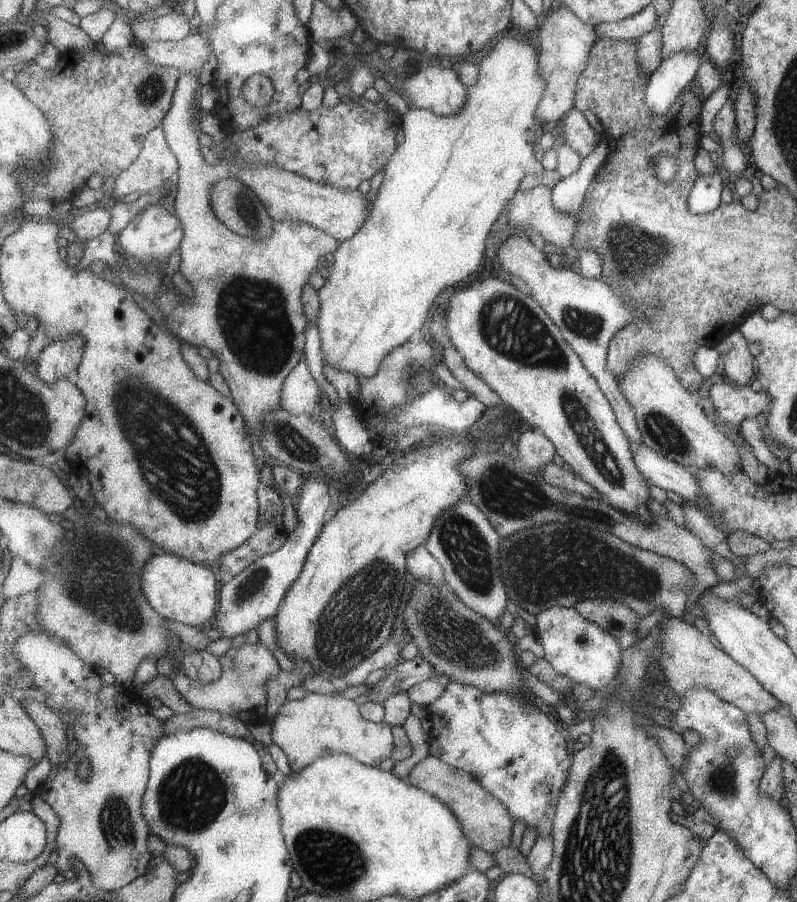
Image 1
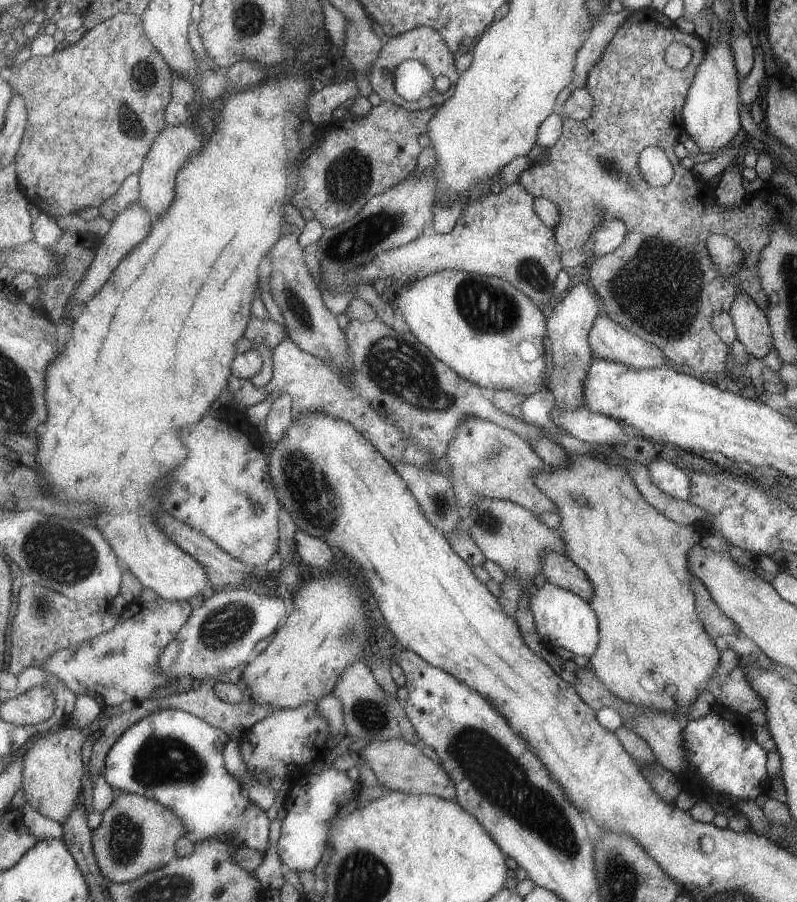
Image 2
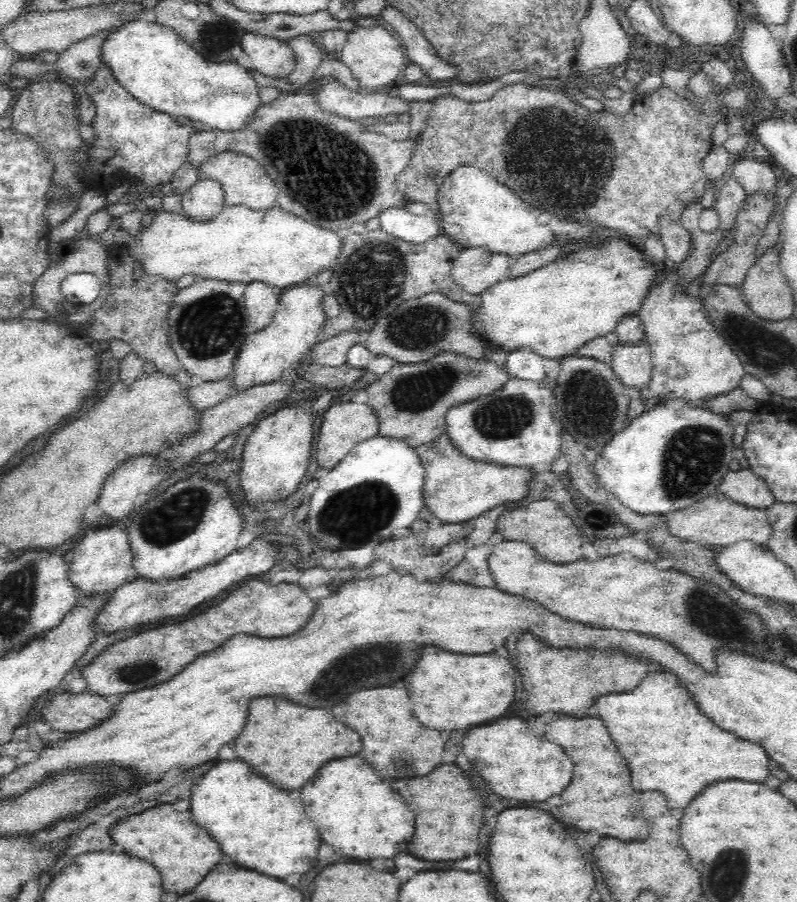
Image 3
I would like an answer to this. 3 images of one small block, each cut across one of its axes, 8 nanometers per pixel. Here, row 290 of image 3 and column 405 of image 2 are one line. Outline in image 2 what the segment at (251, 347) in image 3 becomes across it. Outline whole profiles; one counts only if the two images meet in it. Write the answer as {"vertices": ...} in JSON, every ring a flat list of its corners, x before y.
{"vertices":[[445,270,431,274,427,278,407,282,397,296,397,306,403,312,403,322,409,330,429,346,439,360,455,368,463,378,473,384,483,386,483,390,519,390,525,396,531,396,545,386,545,374,549,374,549,360,545,354,543,338,549,332,549,318,541,312,539,304,515,288,511,282,501,278,489,278,481,274,469,274,459,270]]}

